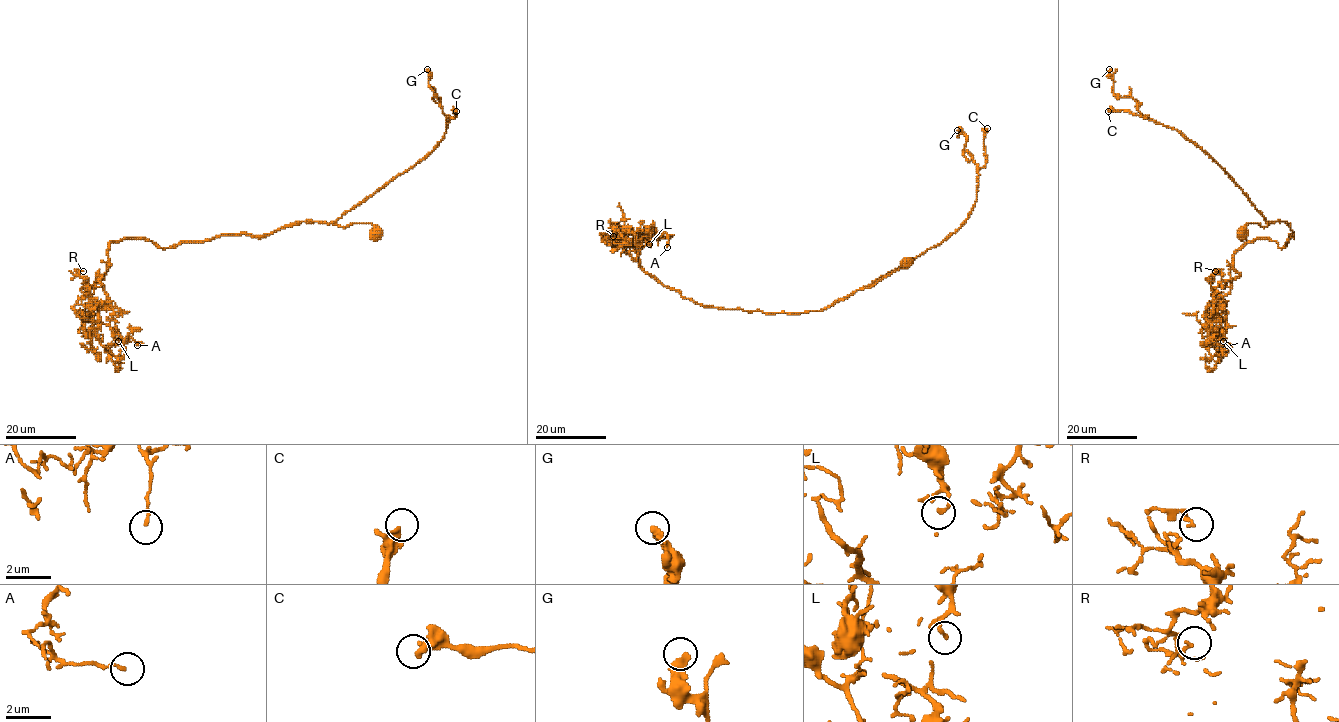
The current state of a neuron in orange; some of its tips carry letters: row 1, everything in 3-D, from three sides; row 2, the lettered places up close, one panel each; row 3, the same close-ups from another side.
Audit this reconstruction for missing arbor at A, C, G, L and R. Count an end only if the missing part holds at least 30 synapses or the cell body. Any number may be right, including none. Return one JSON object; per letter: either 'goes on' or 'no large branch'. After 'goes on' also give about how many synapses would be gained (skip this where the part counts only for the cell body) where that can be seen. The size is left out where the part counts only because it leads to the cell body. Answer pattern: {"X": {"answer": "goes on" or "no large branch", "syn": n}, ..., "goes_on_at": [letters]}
{"A": {"answer": "no large branch"}, "C": {"answer": "no large branch"}, "G": {"answer": "no large branch"}, "L": {"answer": "no large branch"}, "R": {"answer": "no large branch"}, "goes_on_at": []}

